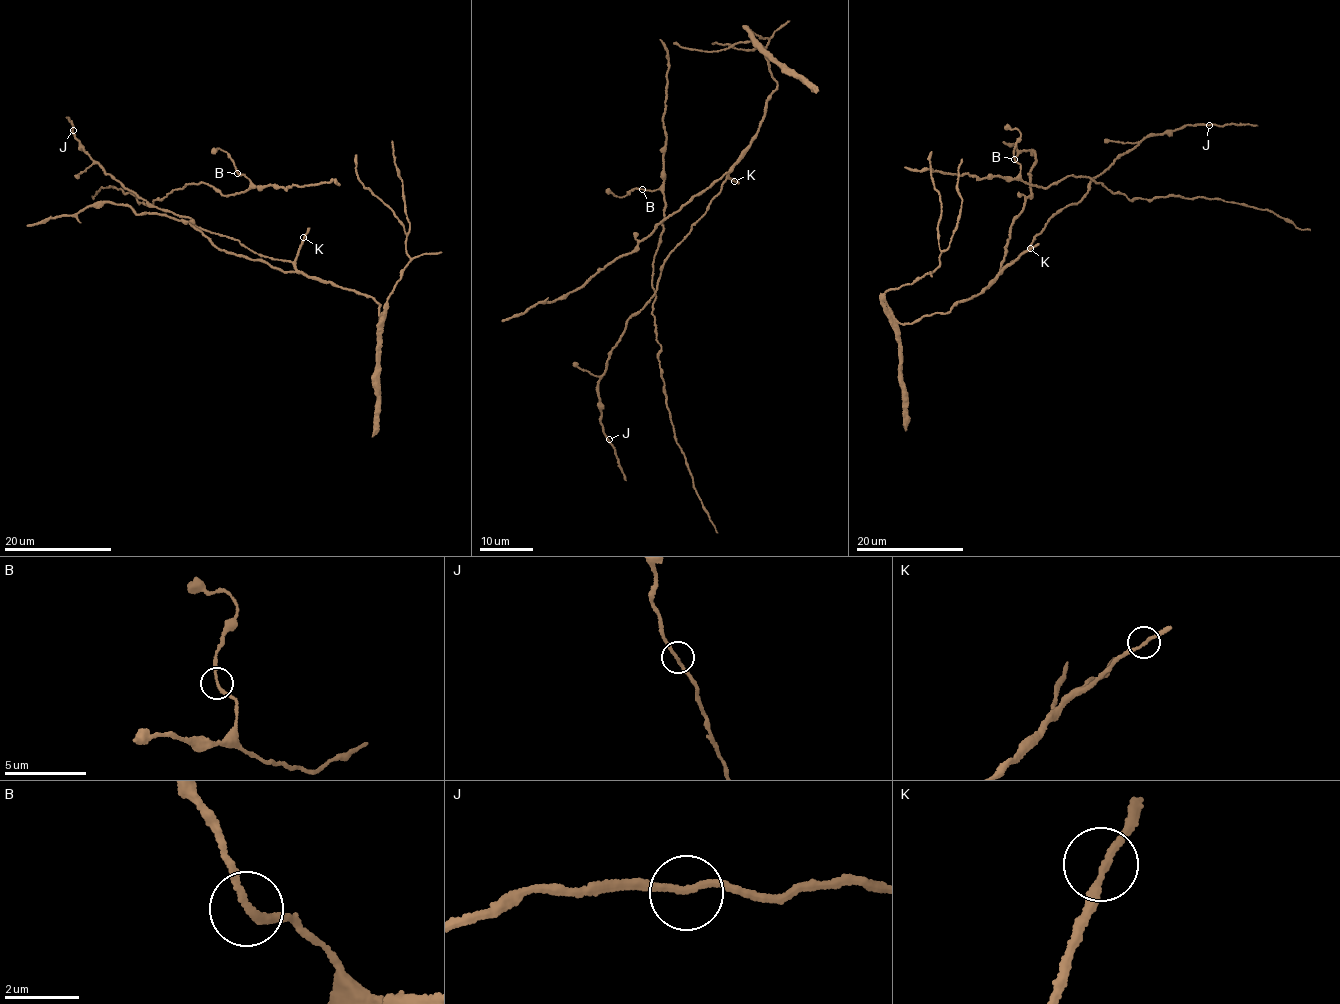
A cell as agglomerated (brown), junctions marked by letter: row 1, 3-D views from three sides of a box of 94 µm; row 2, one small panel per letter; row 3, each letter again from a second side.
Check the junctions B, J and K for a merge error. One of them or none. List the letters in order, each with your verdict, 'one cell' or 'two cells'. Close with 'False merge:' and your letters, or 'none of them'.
B: one cell
J: one cell
K: one cell
False merge: none of them

